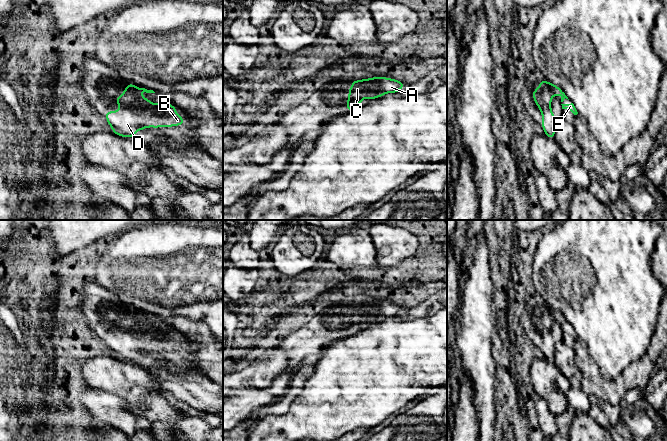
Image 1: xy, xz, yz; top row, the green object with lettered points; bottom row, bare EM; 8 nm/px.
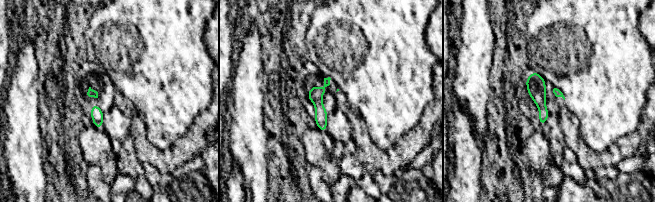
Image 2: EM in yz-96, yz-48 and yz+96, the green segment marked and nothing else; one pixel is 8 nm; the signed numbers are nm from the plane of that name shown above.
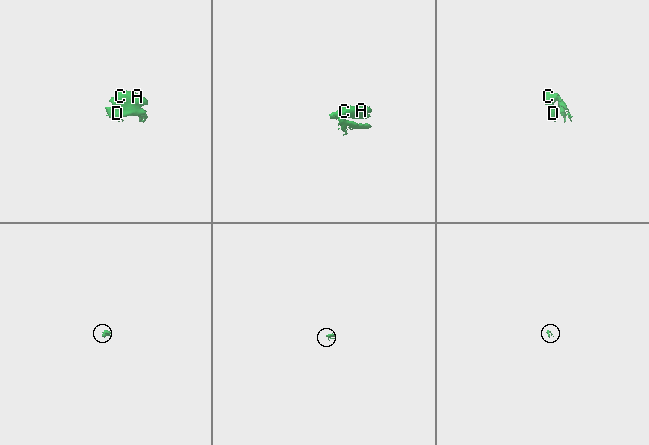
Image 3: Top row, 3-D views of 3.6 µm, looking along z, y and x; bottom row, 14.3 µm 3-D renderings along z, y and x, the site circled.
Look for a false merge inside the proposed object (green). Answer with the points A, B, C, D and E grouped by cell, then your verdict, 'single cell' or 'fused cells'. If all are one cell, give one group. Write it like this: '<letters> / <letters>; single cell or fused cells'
A B C D / E; fused cells

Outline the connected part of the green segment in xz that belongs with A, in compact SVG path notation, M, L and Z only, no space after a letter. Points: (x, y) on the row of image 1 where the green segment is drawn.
M372 77L362 80L353 80L350 89L347 91L349 98L353 99L377 99L387 93L400 92L401 88L405 88L406 84L387 77Z

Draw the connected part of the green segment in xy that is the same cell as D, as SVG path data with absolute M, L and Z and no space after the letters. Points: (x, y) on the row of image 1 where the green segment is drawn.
M135 87L134 89L125 88L124 92L115 98L116 104L121 106L119 111L105 111L105 118L110 125L113 133L125 138L135 136L139 130L145 130L146 127L159 128L159 127L173 127L184 125L185 119L175 112L176 106L165 103L161 97L161 102L156 105L148 98L141 98L142 92L155 93L153 90Z

